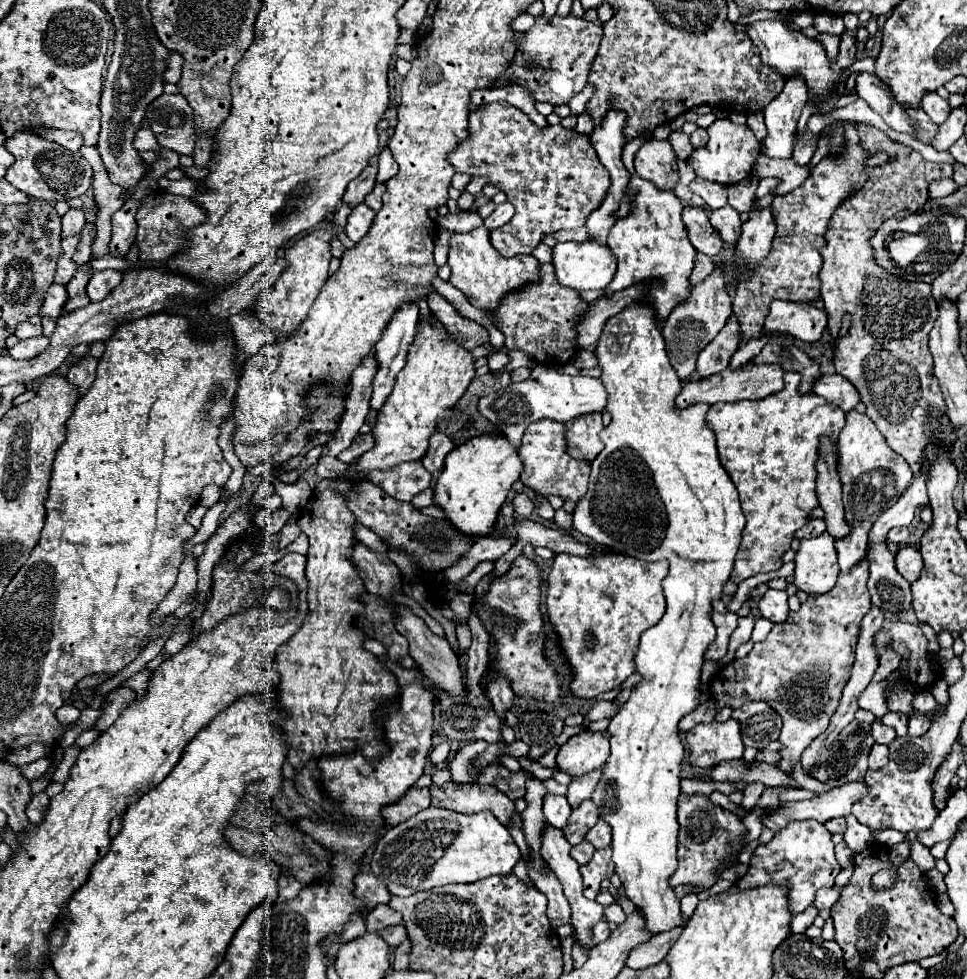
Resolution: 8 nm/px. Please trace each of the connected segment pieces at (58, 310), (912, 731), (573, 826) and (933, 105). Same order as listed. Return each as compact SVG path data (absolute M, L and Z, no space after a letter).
M53 283L47 289L47 295L45 295L45 301L43 301L43 307L41 307L39 315L49 317L49 319L59 319L63 315L63 311L65 311L67 299L69 299L69 295L67 295L65 285Z
M913 713L909 717L909 735L913 737L919 737L919 735L925 735L931 727L931 717L929 715L917 715Z
M591 799L583 801L577 809L573 809L567 827L563 829L563 833L567 835L567 839L577 845L585 839L585 833L599 821L599 811L595 811L595 803L591 803Z
M927 91L923 93L923 99L921 99L921 109L935 121L935 123L943 123L951 111L947 99L939 97L935 91Z

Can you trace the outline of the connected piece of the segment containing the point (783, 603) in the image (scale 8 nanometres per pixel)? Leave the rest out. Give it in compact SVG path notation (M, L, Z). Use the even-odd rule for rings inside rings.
M767 589L767 593L759 599L759 611L771 623L779 623L787 619L787 613L789 613L787 593L779 589Z

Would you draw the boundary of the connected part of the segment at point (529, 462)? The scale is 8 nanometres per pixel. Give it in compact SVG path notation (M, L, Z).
M543 419L531 423L523 435L523 443L519 447L519 455L523 459L523 475L521 481L527 491L539 493L545 499L551 495L561 497L563 501L577 503L587 493L587 481L589 481L589 469L591 463L585 459L575 459L567 453L567 427L553 419Z

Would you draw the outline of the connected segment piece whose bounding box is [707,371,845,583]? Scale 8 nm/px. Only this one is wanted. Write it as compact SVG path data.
M787 371L785 389L779 393L755 401L715 403L707 411L707 423L717 435L719 461L739 491L741 507L747 519L739 555L735 559L735 569L731 573L731 579L735 583L751 575L763 571L775 571L781 567L781 555L791 547L791 539L795 537L795 531L801 529L805 523L809 523L809 513L817 507L815 465L819 461L819 445L823 435L833 441L837 455L837 435L845 425L845 411L815 393L801 393L799 385L801 385L801 375L797 375L797 371Z

